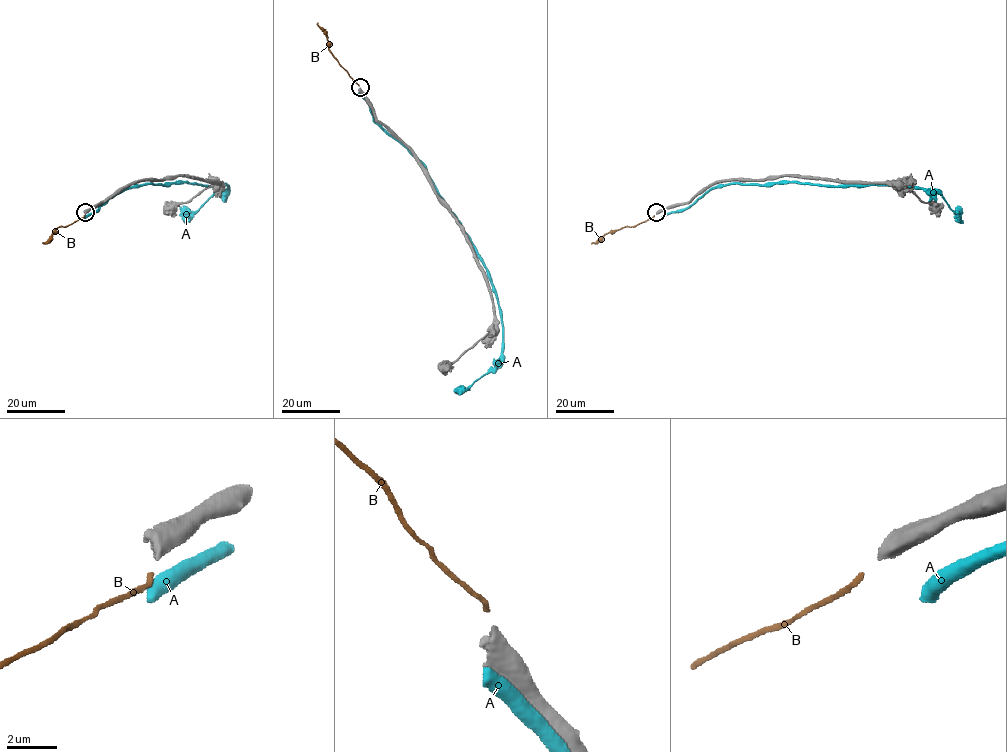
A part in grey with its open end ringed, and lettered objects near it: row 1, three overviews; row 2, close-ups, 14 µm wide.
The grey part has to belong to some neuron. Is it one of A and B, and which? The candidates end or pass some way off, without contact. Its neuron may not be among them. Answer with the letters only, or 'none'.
none

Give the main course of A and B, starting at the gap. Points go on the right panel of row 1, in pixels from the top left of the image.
A: (661, 217), (686, 209), (706, 191), (733, 183), (792, 183), (932, 189), (960, 215)
B: (654, 215), (633, 226), (609, 231), (591, 244)

